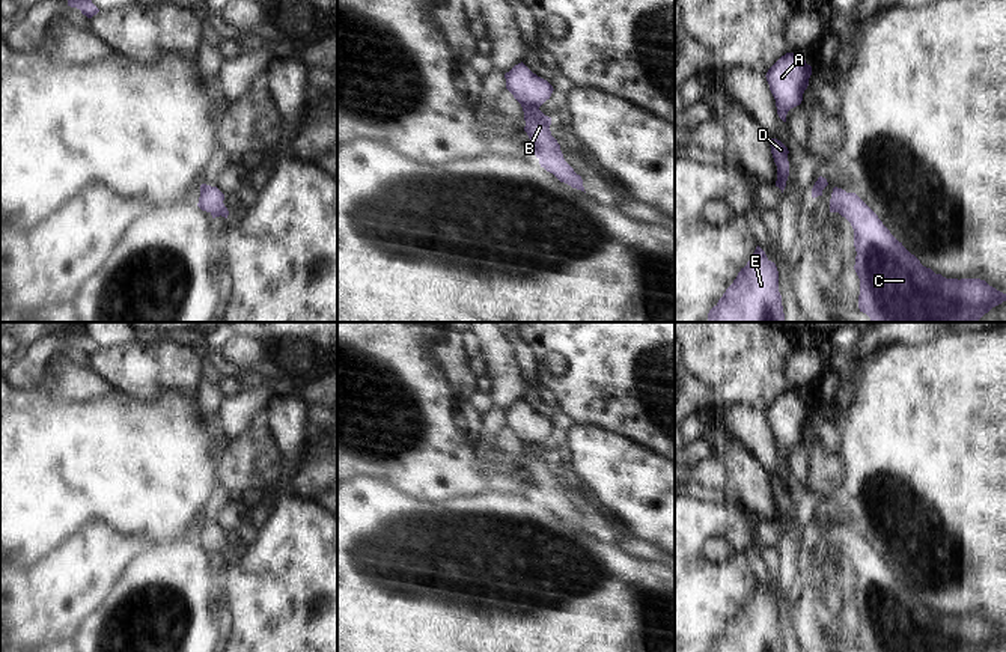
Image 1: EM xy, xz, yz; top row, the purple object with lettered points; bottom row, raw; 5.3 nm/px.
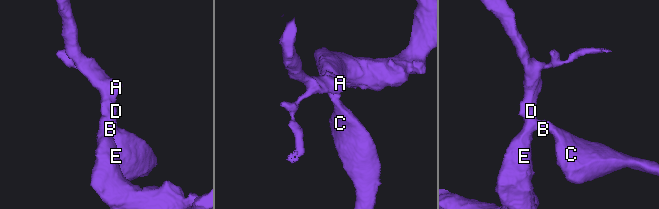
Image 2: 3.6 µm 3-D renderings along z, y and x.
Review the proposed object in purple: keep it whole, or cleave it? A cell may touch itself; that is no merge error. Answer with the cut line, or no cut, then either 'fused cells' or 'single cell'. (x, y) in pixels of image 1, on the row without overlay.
cut none; single cell

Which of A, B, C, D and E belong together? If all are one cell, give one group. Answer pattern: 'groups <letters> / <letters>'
groups A B C D E

